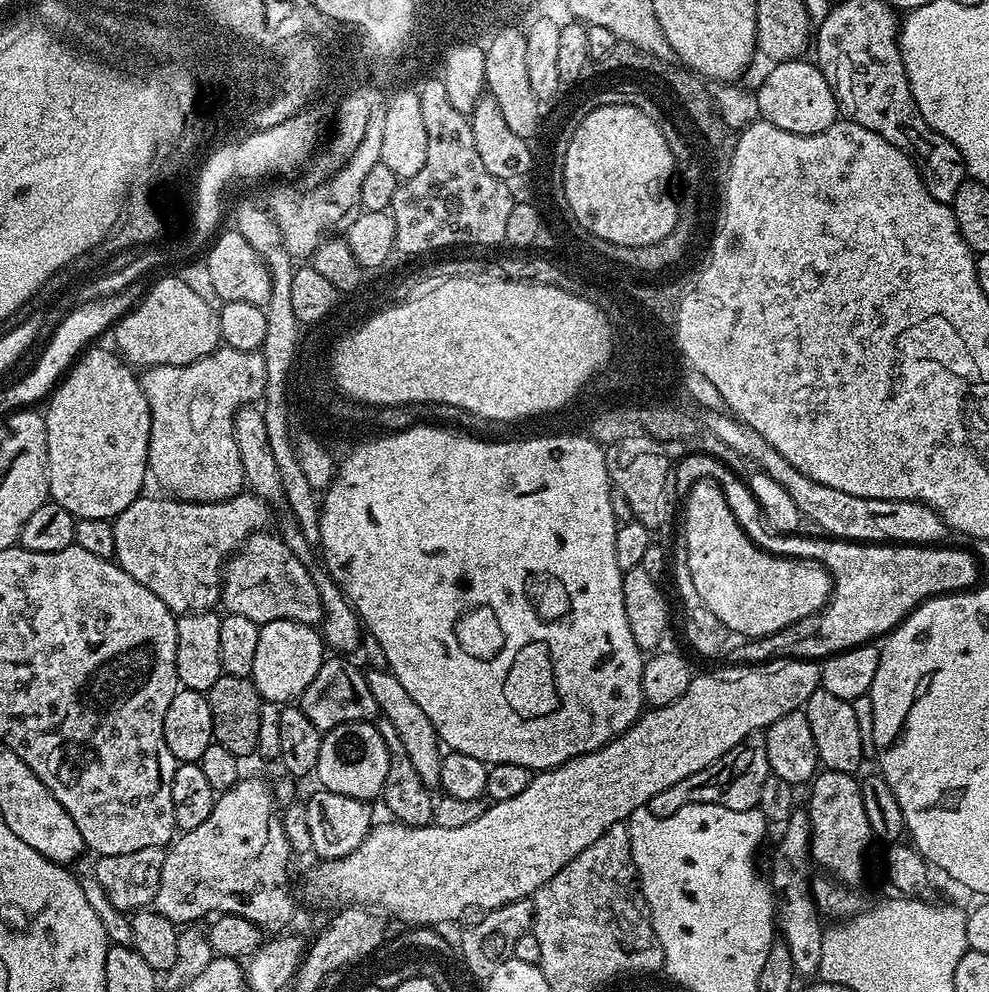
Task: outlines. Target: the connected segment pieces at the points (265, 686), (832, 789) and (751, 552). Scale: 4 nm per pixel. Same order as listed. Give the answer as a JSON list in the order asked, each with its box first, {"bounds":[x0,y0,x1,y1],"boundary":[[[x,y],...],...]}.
[{"bounds":[250,620,326,706],"boundary":[[[275,620],[260,625],[258,650],[254,653],[254,670],[250,679],[261,701],[284,706],[299,701],[325,659],[326,645],[321,633],[313,625],[299,624],[293,620]]]},{"bounds":[806,770,874,886],"boundary":[[[824,770],[811,781],[811,788],[806,811],[812,823],[812,860],[840,883],[856,886],[864,876],[868,847],[874,844],[870,821],[862,807],[860,780],[846,772]]]},{"bounds":[682,479,832,638],"boundary":[[[705,479],[694,482],[692,488],[687,492],[684,501],[682,504],[682,520],[684,516],[684,544],[682,544],[682,551],[688,556],[690,578],[694,582],[695,588],[698,589],[698,595],[702,598],[702,602],[706,602],[706,606],[710,606],[710,611],[714,614],[718,614],[718,618],[722,618],[724,627],[729,633],[737,632],[738,635],[744,636],[743,638],[772,635],[789,624],[797,623],[800,620],[805,620],[807,616],[816,614],[828,603],[832,591],[832,578],[829,576],[827,568],[825,568],[823,564],[817,564],[811,560],[777,556],[773,555],[771,552],[765,552],[760,545],[756,544],[755,541],[744,532],[742,526],[735,520],[734,514],[731,513],[730,506],[727,505],[723,491],[715,481]]]}]

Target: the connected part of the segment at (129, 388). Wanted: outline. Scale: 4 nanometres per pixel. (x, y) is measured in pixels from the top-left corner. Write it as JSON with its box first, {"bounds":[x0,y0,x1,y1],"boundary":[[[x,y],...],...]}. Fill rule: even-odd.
{"bounds":[43,348,150,520],"boundary":[[[95,348],[85,351],[68,369],[47,401],[48,412],[43,413],[48,443],[48,495],[79,519],[112,520],[145,491],[144,476],[146,480],[149,475],[150,408],[137,373],[115,351]]]}

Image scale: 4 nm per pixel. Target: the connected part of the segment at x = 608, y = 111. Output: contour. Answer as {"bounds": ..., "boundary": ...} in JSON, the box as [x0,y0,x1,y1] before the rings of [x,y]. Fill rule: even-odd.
{"bounds":[564,104,672,244],"boundary":[[[611,104],[586,114],[568,142],[564,169],[576,215],[601,236],[640,244],[664,236],[671,228],[672,202],[665,191],[672,173],[670,146],[642,110]]]}

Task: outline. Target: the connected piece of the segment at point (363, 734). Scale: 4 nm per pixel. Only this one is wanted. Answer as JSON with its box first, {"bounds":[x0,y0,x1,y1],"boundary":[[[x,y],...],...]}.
{"bounds":[314,720,390,802],"boundary":[[[367,720],[334,726],[323,733],[322,750],[318,750],[318,766],[314,773],[320,779],[319,787],[325,792],[342,794],[346,798],[358,798],[365,802],[379,797],[384,790],[386,770],[390,766],[390,754],[382,734],[375,723]]]}

